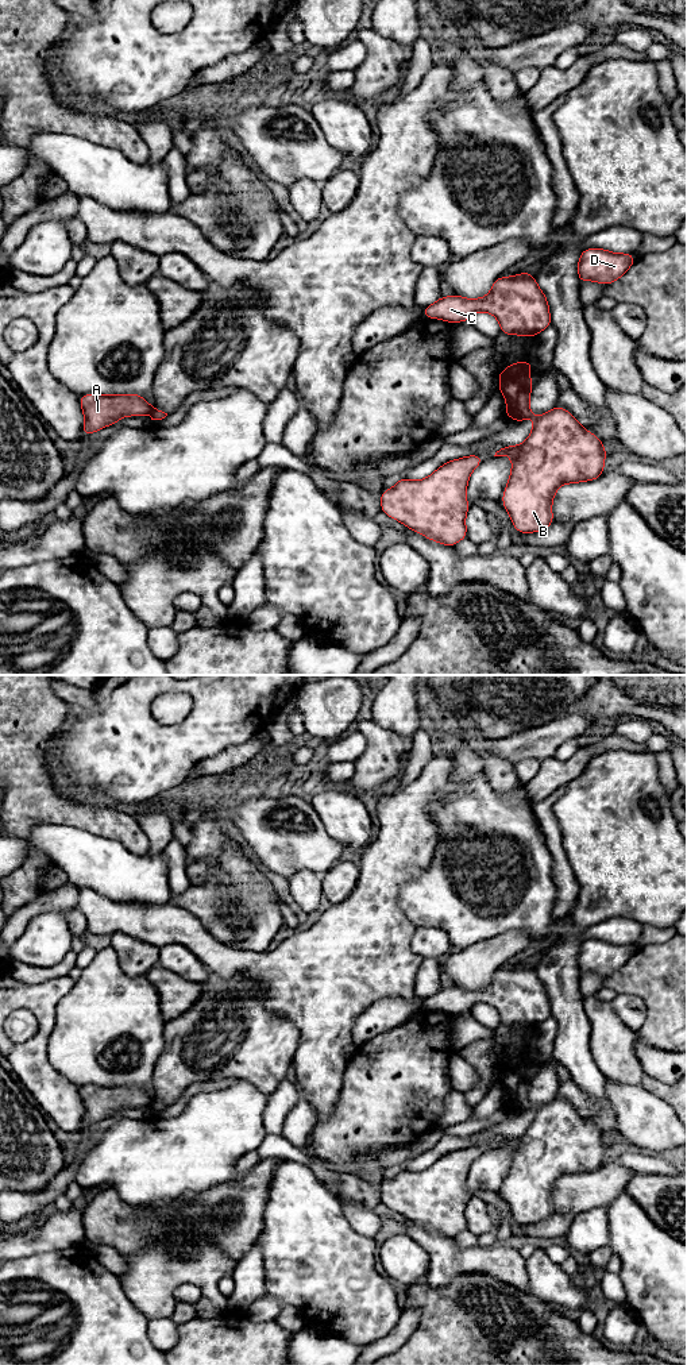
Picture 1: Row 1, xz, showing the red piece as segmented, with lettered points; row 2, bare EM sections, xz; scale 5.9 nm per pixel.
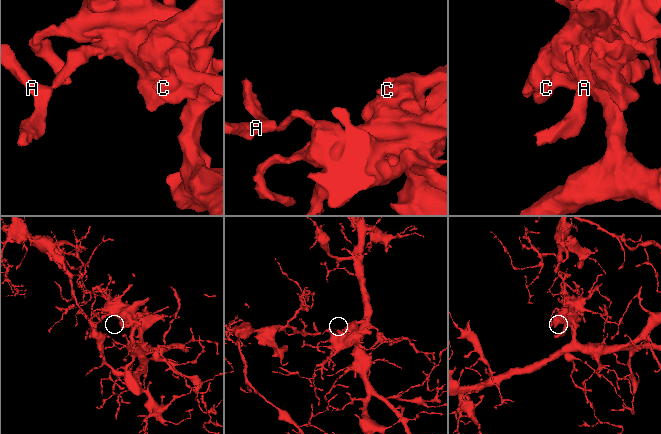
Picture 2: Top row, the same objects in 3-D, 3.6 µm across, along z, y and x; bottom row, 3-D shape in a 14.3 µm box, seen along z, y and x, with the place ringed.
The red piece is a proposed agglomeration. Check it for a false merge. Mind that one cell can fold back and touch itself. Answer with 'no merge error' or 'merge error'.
merge error

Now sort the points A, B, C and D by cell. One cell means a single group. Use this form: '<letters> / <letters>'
A / B C D

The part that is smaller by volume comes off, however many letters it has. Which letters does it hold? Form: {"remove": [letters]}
{"remove": ["A"]}

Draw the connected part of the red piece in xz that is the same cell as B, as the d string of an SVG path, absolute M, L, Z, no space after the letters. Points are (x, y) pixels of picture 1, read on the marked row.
M516 362L498 375L498 390L506 400L505 416L516 423L534 420L522 444L505 446L494 455L512 458L502 505L522 535L551 527L556 490L567 483L598 479L605 473L607 452L601 439L583 428L567 409L555 406L540 416L532 413L532 369L532 362Z

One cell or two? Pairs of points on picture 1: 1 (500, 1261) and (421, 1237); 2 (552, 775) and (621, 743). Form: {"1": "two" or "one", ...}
{"1": "one", "2": "one"}

